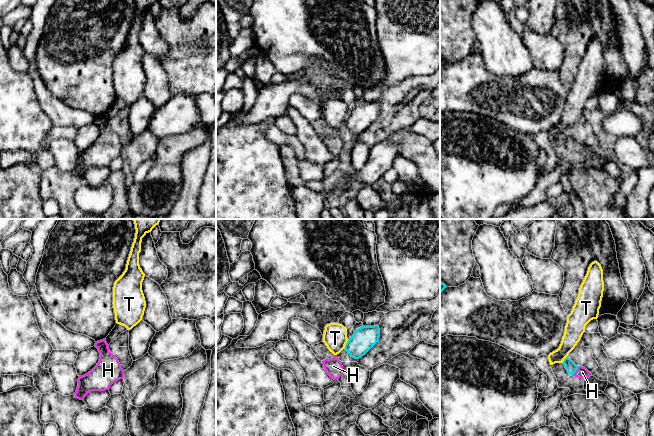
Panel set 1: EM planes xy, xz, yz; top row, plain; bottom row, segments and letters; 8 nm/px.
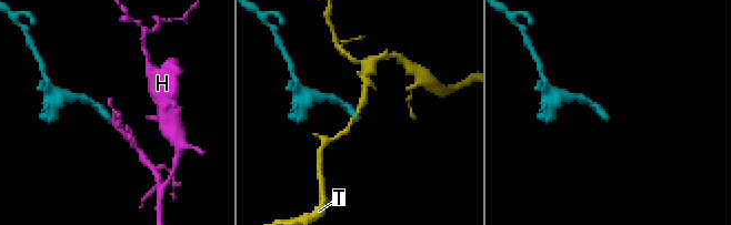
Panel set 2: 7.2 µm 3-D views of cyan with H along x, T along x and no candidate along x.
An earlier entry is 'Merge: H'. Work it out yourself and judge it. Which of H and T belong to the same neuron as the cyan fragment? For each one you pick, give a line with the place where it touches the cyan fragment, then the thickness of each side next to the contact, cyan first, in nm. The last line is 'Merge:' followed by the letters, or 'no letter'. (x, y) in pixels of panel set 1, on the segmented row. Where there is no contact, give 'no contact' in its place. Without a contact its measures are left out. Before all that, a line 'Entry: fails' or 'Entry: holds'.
Entry: holds
H: meets cyan in yz at (576, 370); 90 nm thick on the cyan side, 90 nm on the other
Merge: H

